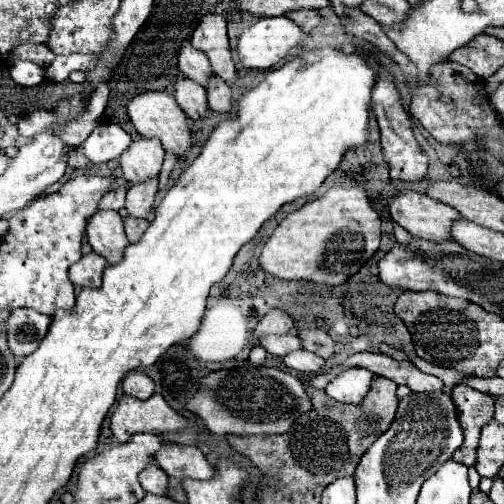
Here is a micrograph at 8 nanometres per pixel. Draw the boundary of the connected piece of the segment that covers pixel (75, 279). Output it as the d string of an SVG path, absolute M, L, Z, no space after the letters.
M88 252L84 254L74 266L70 266L70 280L76 288L98 288L102 284L102 272L106 268L106 258L96 254L96 252Z

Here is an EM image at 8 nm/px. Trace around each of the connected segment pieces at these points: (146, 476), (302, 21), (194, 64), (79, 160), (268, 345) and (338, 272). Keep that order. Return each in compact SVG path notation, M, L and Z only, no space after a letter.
M150 462L142 472L140 472L140 484L146 492L150 494L166 494L166 486L168 486L168 476L154 464Z
M298 10L298 12L288 12L286 16L294 20L304 32L312 32L312 28L316 28L316 24L320 22L320 16L316 10Z
M190 42L184 44L184 48L182 48L180 54L178 54L178 70L180 70L184 76L196 80L196 82L202 84L202 86L206 86L208 78L212 76L212 68L210 68L208 58L204 56L204 52L196 50Z
M70 148L70 158L68 158L68 164L74 166L74 168L86 168L90 166L90 162L82 156L80 148Z
M268 334L268 336L262 336L260 346L264 346L266 352L270 352L274 356L284 356L286 352L302 348L300 338L294 336L294 334Z
M334 186L326 192L326 196L316 198L302 206L296 212L290 212L272 232L272 236L264 242L262 254L258 258L260 268L282 280L306 280L316 286L336 288L348 280L348 276L356 274L360 266L372 258L372 254L380 246L380 216L370 206L370 200L364 188L342 188Z

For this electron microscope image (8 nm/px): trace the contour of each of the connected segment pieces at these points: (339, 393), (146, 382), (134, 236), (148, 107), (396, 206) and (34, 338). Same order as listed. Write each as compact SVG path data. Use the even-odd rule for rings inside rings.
M346 368L328 382L326 394L344 404L360 404L370 392L372 378L374 374L368 368Z
M130 372L122 380L122 388L124 388L126 394L130 394L134 398L140 398L140 400L146 400L146 398L150 398L154 394L154 382L144 372Z
M134 216L124 218L124 230L126 230L126 236L130 242L136 242L144 234L144 228L148 228L148 220L134 218Z
M148 90L148 92L142 92L142 94L134 96L128 104L128 118L142 136L160 138L164 150L174 152L176 156L182 156L182 154L188 152L188 148L190 148L190 130L186 126L186 114L180 110L174 96L170 96L168 92Z
M414 190L392 196L388 210L396 224L428 240L450 240L450 224L460 218L454 208Z
M20 308L12 310L6 320L6 336L8 336L8 348L16 358L24 358L30 352L34 352L40 344L40 340L46 336L50 326L50 316Z

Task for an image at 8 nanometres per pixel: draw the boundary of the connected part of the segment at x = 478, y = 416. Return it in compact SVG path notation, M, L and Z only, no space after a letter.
M458 384L452 390L452 400L456 400L456 408L460 412L460 422L464 428L464 444L454 452L452 458L464 466L474 466L480 428L494 416L494 398L466 384Z

